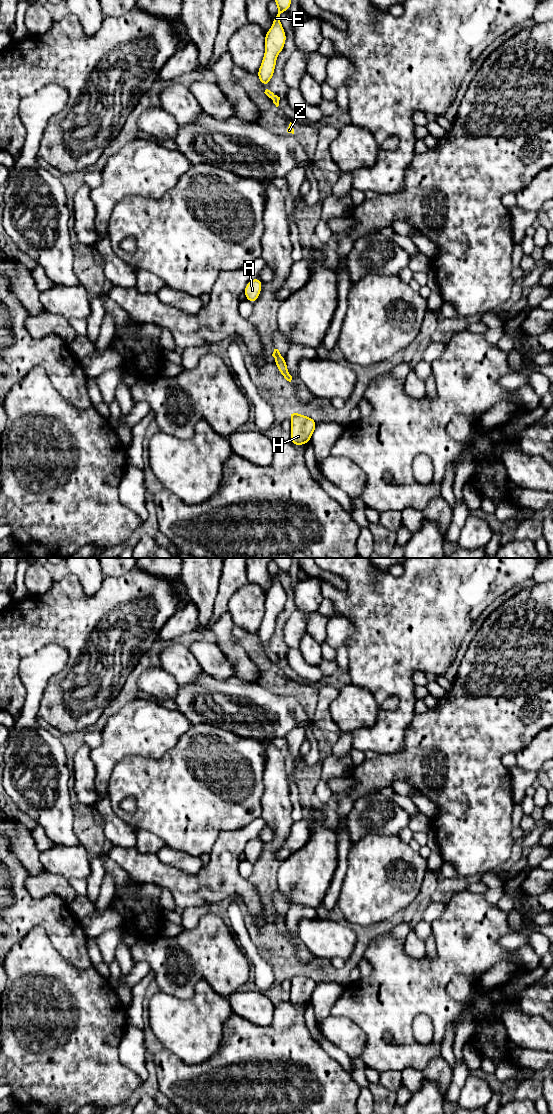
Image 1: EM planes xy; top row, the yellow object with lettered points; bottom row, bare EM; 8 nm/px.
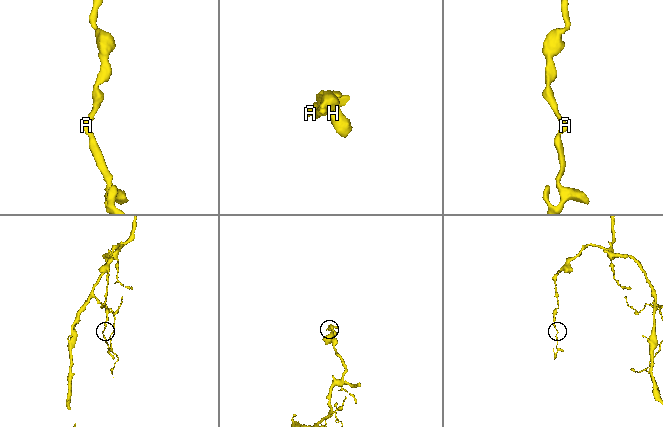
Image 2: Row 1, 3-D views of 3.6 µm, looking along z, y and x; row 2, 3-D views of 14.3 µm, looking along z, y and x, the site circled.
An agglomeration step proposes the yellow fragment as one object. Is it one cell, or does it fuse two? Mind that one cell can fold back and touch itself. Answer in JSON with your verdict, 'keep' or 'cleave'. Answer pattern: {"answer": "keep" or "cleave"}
{"answer": "keep"}

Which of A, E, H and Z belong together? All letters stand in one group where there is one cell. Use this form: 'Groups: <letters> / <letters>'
Groups: A E H Z

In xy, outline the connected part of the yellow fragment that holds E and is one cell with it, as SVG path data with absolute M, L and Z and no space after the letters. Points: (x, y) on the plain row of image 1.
M273 558L278 565L278 572L274 574L274 581L270 590L265 593L265 615L257 633L259 641L267 646L271 640L278 614L283 610L286 593L280 582L280 574L290 569L292 558Z

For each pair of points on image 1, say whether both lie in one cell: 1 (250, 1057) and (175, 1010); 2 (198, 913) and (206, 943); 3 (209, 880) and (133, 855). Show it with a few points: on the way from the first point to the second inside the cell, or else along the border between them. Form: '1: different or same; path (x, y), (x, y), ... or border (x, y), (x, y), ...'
1: different; border (230, 1017), (223, 1027), (218, 1050), (208, 1059)
2: different; border (209, 911), (194, 927), (184, 930)
3: same; path (190, 880), (175, 880), (169, 876), (152, 871)

